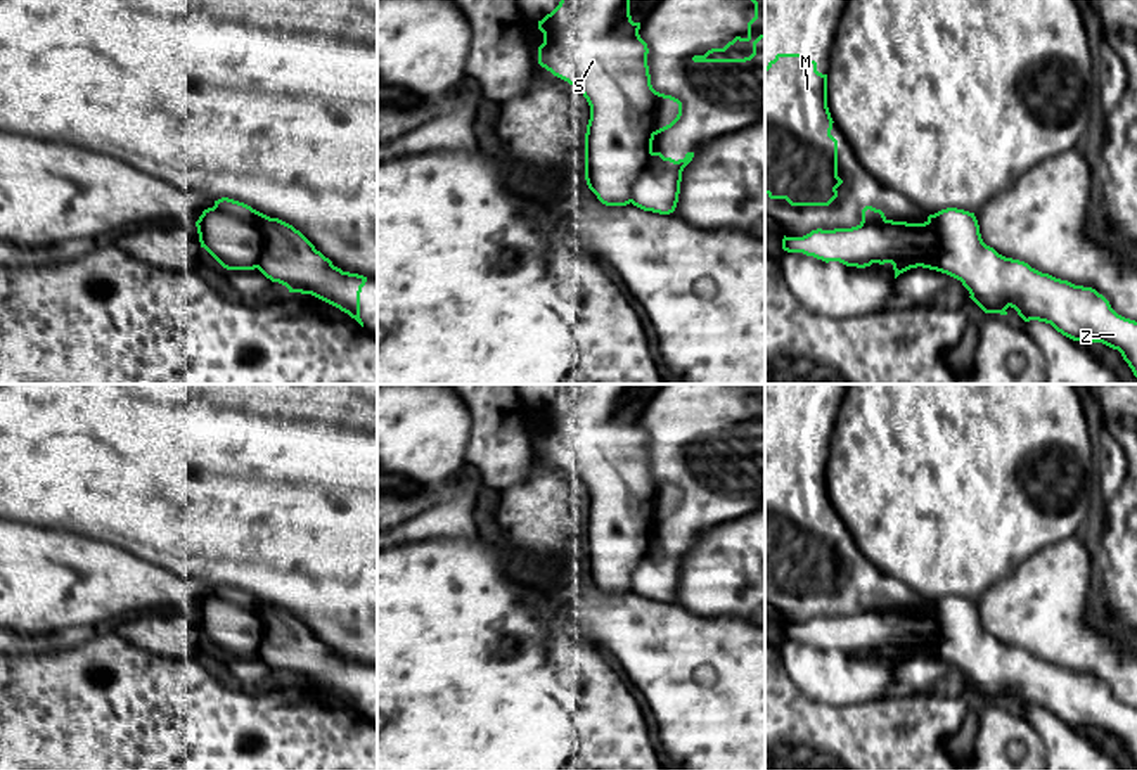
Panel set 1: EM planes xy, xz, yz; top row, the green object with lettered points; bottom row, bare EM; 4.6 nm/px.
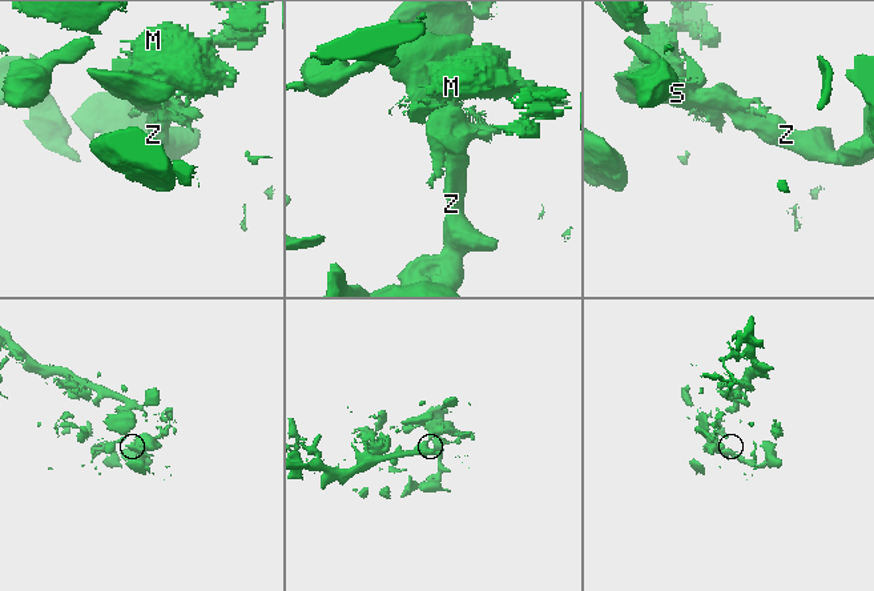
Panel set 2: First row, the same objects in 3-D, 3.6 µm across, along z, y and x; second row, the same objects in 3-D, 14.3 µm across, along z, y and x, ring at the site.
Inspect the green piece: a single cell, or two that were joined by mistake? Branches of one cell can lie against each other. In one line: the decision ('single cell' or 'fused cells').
fused cells

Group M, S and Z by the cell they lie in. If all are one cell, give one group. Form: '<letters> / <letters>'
M Z / S

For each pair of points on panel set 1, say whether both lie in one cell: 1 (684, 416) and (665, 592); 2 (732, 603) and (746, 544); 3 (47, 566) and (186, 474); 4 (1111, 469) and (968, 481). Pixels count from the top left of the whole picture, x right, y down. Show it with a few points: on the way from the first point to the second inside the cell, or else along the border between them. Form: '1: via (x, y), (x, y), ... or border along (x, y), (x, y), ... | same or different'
1: via (680, 459), (680, 516), (667, 549) | same
2: via (732, 589), (732, 578), (746, 564), (746, 558) | same
3: border along (51, 528), (106, 540), (128, 552) | different
4: border along (1094, 468), (1096, 480) | different

